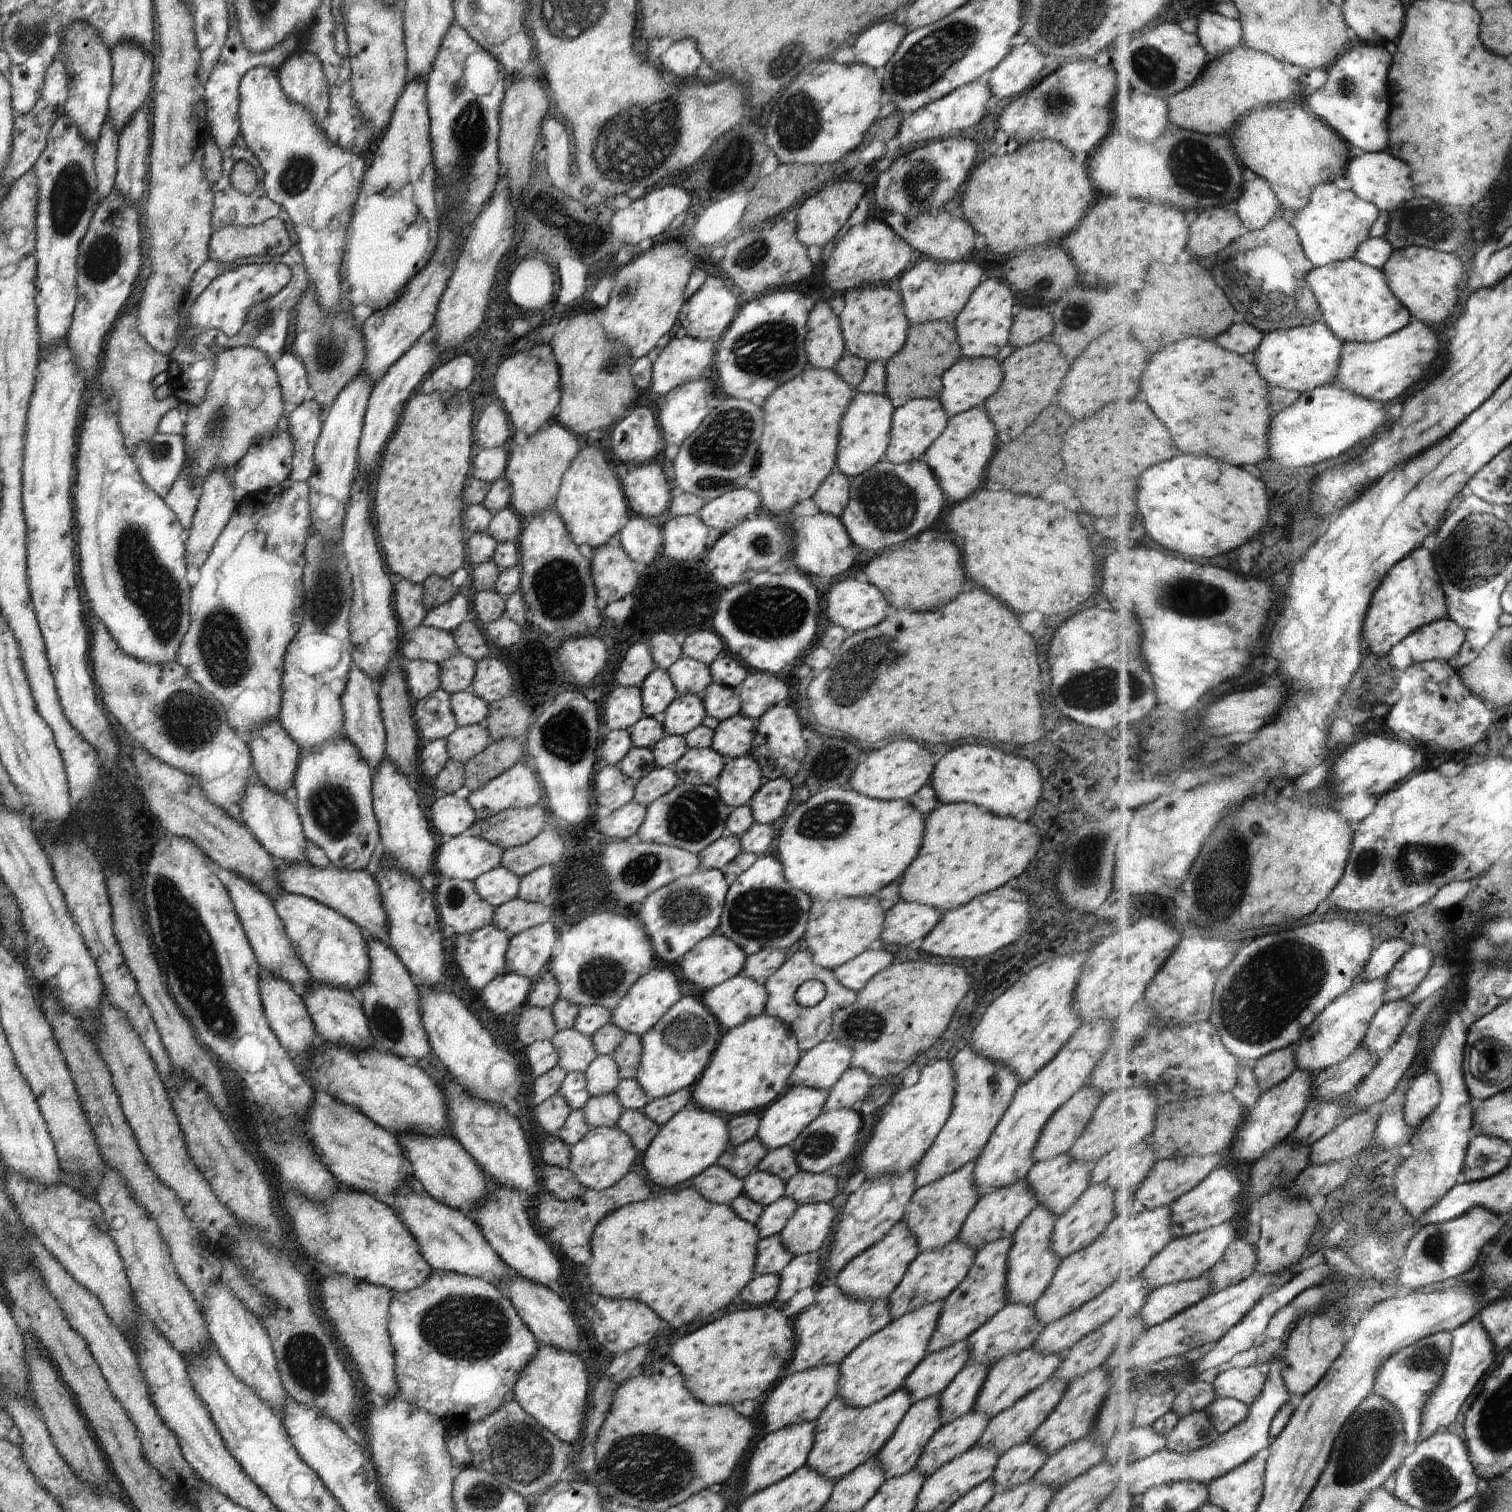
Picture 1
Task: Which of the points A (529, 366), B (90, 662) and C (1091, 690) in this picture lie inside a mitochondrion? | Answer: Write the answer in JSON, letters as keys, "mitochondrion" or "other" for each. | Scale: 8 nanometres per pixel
{"A":"other","B":"other","C":"mitochondrion"}

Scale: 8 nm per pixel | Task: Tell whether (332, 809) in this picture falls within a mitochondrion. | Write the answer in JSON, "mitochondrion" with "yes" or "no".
{"mitochondrion":"yes"}

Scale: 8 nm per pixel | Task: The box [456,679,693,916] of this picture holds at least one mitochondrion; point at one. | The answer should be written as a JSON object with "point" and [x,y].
{"point":[565,735]}

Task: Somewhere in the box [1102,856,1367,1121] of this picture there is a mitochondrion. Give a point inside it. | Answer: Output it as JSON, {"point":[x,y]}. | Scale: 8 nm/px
{"point":[1254,1011]}

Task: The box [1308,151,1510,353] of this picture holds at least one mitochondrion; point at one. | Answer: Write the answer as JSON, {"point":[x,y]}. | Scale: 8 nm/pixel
{"point":[1436,227]}

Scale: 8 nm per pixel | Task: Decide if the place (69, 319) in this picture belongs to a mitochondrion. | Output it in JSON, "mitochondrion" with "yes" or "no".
{"mitochondrion":"no"}

